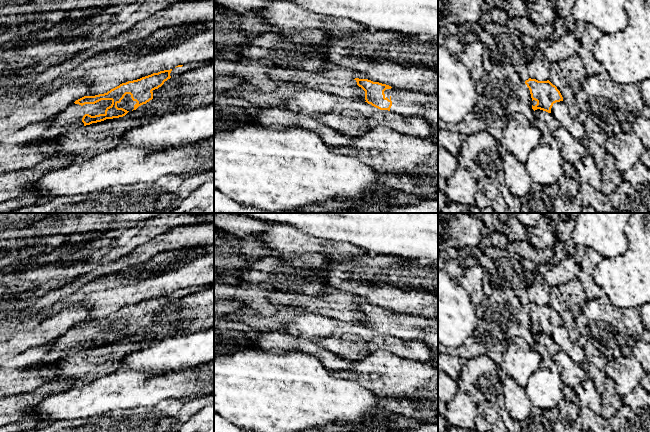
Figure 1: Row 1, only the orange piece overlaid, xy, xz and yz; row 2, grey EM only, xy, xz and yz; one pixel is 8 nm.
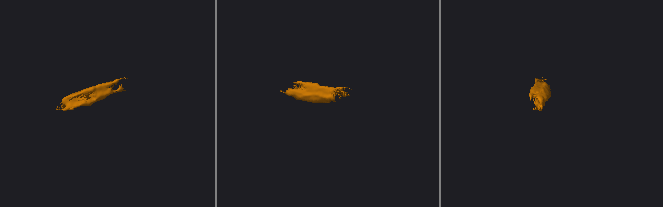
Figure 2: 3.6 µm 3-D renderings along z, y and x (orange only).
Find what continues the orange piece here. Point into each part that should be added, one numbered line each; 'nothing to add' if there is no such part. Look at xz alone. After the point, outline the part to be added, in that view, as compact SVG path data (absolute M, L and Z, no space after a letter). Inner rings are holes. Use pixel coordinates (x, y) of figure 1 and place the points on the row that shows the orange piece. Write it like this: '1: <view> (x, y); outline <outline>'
1: xz (407, 103); outline M396 88L386 89L385 98L392 101L390 111L403 116L415 116L438 110L438 95L425 94L417 91L401 90Z

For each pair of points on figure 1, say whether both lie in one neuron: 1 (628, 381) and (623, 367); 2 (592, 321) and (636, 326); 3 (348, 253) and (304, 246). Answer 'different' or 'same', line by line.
1: same
2: same
3: same

